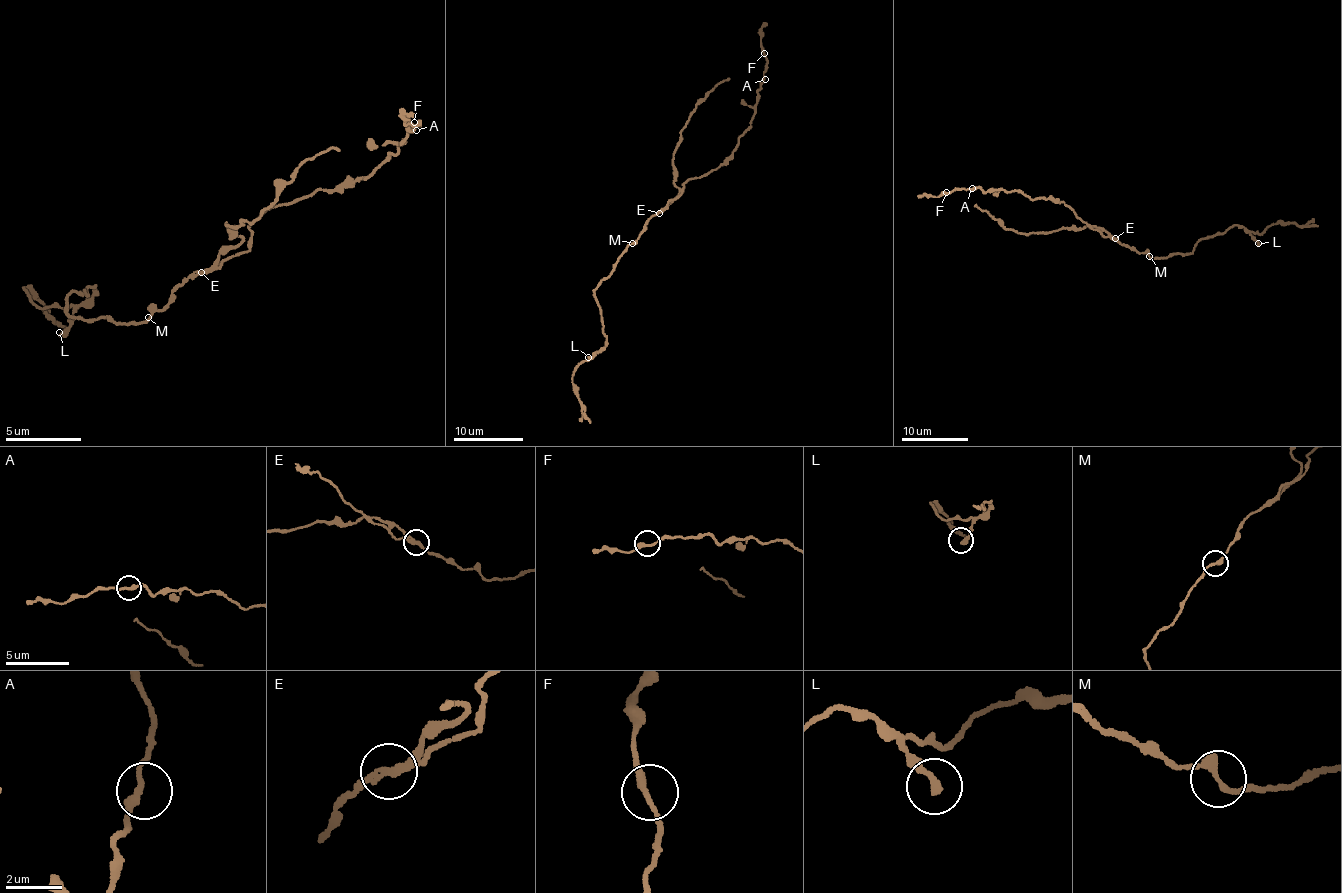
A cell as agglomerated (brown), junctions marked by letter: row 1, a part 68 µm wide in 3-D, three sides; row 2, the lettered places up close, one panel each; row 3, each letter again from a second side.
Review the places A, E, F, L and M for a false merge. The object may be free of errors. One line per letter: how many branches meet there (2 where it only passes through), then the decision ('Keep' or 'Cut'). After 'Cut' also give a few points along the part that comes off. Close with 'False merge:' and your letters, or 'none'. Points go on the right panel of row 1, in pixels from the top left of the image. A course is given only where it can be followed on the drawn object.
A: Branches: 2. Keep
E: Branches: 2. Cut. Course of the part to remove: (1114, 238), (1094, 225), (1079, 230), (1018, 233), (1004, 228), (987, 211), (975, 205)
F: Branches: 2. Keep
L: Branches: 1. Keep
M: Branches: 2. Keep
False merge: E

